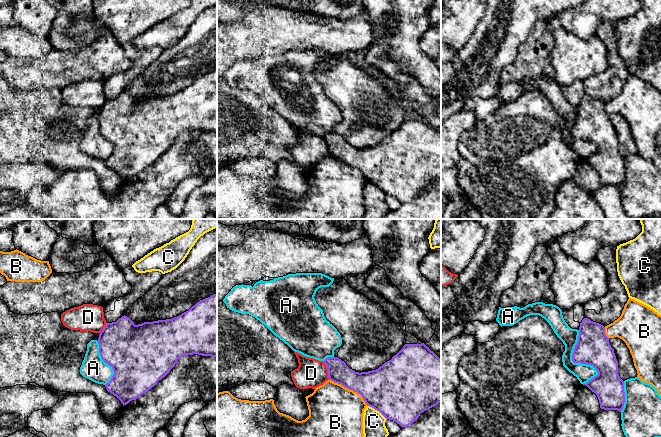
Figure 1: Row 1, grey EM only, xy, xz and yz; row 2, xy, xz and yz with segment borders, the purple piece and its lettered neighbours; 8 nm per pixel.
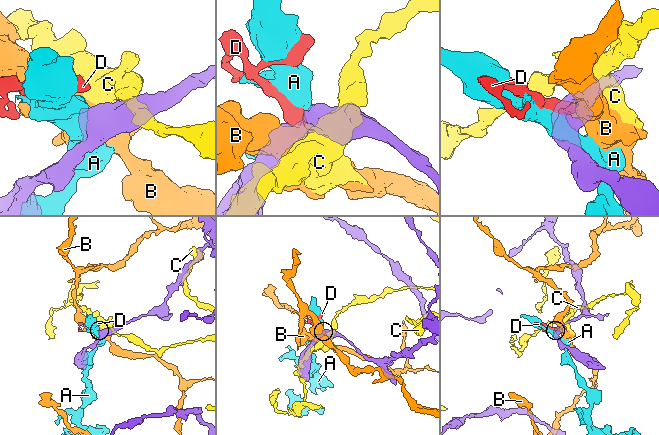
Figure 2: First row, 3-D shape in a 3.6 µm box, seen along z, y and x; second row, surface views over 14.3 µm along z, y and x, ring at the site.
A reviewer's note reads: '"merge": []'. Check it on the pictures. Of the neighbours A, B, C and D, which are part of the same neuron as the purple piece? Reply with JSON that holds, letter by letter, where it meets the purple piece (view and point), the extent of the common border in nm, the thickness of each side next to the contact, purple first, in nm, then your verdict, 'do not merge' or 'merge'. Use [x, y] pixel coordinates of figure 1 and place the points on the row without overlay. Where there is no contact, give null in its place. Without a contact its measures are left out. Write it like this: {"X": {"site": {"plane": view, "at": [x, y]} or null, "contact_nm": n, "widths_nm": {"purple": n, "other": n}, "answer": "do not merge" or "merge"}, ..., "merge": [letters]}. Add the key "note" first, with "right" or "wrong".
{"note": "right", "A": {"site": {"plane": "yz", "at": [578, 138]}, "contact_nm": 440, "widths_nm": {"purple": 280, "other": 140}, "answer": "do not merge"}, "B": {"site": {"plane": "xz", "at": [350, 165]}, "contact_nm": 380, "widths_nm": {"purple": 320, "other": 440}, "answer": "do not merge"}, "C": {"site": {"plane": "xz", "at": [377, 186]}, "contact_nm": 200, "widths_nm": {"purple": 480, "other": 190}, "answer": "do not merge"}, "D": {"site": {"plane": "xz", "at": [328, 146]}, "contact_nm": 160, "widths_nm": {"purple": 170, "other": 240}, "answer": "do not merge"}, "merge": []}

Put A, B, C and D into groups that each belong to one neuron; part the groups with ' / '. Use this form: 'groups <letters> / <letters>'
groups A / B / C / D

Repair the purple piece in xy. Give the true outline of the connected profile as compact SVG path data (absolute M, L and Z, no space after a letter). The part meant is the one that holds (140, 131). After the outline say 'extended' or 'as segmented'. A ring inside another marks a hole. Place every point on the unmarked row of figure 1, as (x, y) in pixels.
M217 70L200 76L188 87L172 95L135 101L129 93L124 91L116 98L106 99L99 110L98 120L102 136L114 147L111 156L105 163L124 182L154 163L159 156L170 148L180 133L193 130L217 133Z | as segmented

